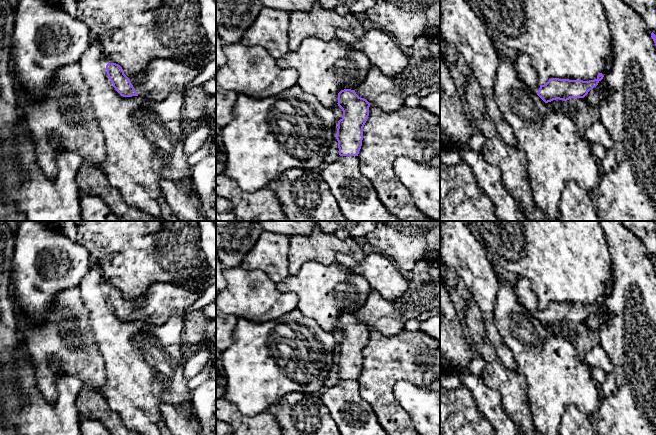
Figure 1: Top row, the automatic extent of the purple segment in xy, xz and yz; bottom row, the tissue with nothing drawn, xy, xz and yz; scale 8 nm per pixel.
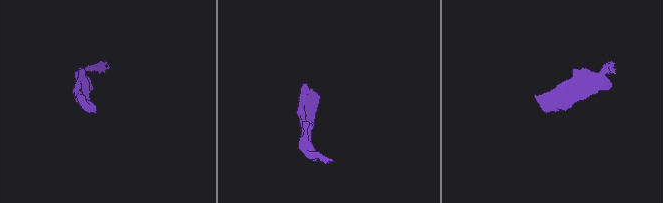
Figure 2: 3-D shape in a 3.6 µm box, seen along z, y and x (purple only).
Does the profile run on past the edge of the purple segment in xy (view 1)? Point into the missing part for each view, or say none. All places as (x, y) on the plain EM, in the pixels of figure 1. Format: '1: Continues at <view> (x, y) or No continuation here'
1: Continues at xy (162, 301)

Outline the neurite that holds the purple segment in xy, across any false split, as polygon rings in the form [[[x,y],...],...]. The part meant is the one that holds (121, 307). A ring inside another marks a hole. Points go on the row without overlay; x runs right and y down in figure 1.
[[[157,282],[138,302],[130,303],[116,287],[108,287],[106,294],[113,311],[121,320],[141,320],[159,326],[174,316],[184,319],[186,310],[199,299],[206,285],[193,290],[184,285]]]

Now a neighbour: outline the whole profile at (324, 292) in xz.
[[[316,261],[304,263],[297,275],[289,275],[277,283],[281,292],[293,292],[298,297],[297,309],[313,319],[326,332],[338,330],[338,317],[344,313],[355,314],[366,303],[371,287],[361,275],[353,273],[345,266],[334,262],[323,265]]]

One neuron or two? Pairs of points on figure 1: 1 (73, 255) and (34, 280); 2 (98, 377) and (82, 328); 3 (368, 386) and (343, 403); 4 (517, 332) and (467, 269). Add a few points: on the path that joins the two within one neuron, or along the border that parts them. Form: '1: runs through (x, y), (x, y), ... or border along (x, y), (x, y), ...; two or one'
1: runs through (64, 263), (44, 281); one
2: runs through (88, 365), (82, 358), (82, 340); one
3: border along (357, 380), (360, 395), (373, 411); two
4: border along (498, 281), (499, 288), (494, 305), (495, 327); two

